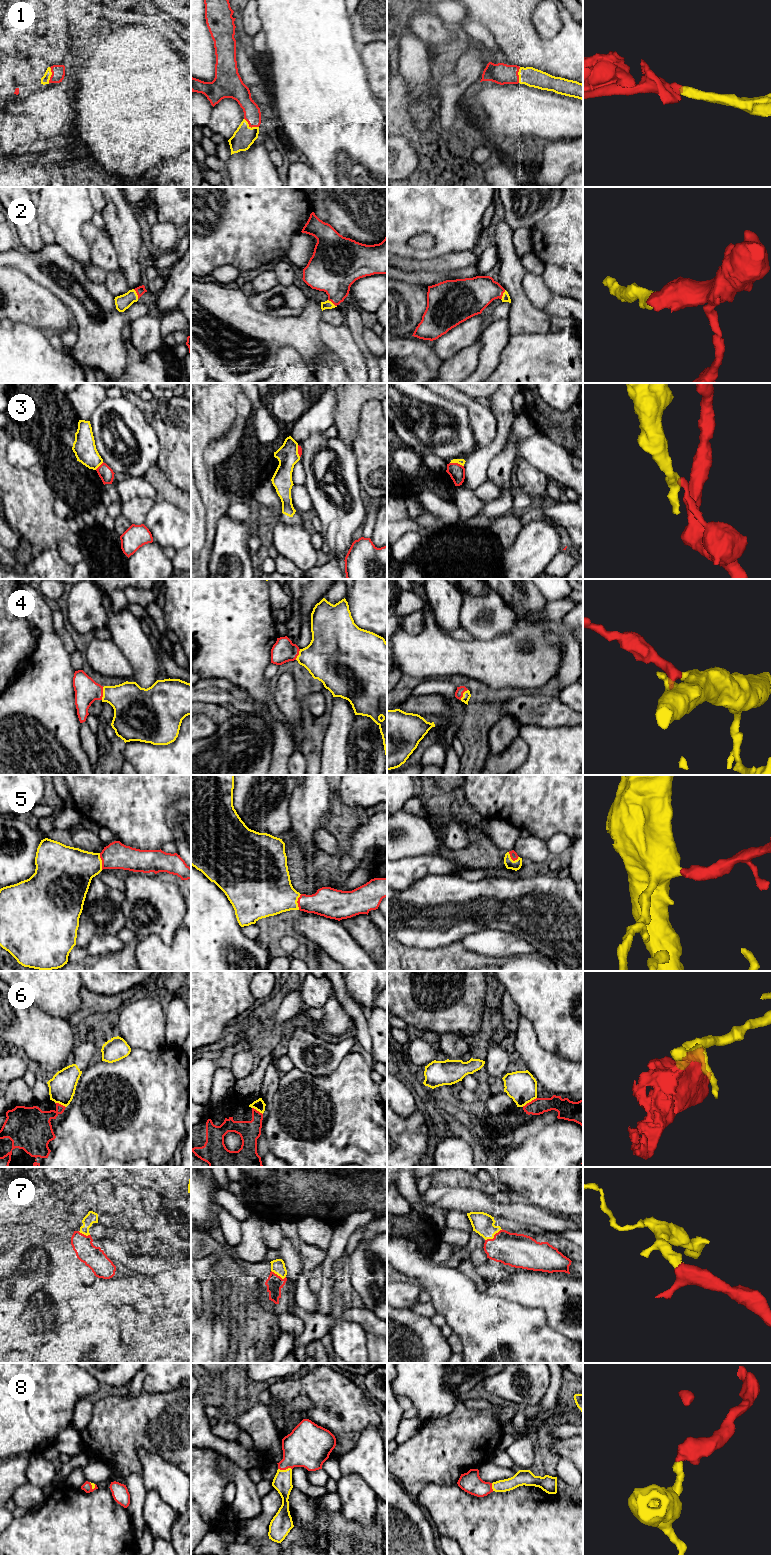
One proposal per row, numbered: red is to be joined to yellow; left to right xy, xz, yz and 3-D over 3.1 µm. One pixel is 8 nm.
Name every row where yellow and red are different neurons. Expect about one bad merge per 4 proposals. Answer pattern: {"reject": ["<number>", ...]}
{"reject": ["3", "6"]}

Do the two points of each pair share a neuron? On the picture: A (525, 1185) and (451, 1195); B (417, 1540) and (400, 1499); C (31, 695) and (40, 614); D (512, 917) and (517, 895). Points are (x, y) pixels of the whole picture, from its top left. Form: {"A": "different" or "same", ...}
{"A": "different", "B": "same", "C": "same", "D": "same"}

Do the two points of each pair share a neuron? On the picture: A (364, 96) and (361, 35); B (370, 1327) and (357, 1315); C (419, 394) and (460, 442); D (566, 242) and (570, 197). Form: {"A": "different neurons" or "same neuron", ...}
{"A": "different neurons", "B": "same neuron", "C": "same neuron", "D": "same neuron"}

